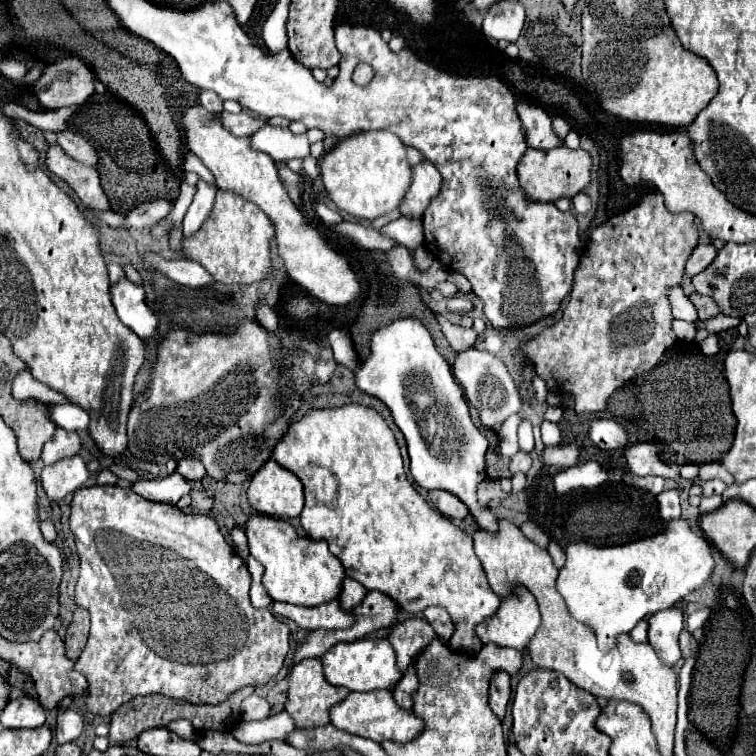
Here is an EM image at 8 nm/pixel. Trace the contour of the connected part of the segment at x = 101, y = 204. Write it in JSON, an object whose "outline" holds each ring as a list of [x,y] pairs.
{"outline":[[[49,145],[47,169],[61,177],[85,205],[91,205],[95,211],[111,211],[111,205],[101,189],[97,169],[77,165],[77,161],[67,157],[59,145]]]}

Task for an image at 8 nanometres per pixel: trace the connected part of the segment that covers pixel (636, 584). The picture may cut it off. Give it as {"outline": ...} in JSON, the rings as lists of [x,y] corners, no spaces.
{"outline":[[[673,519],[665,523],[665,529],[657,535],[615,547],[595,547],[589,543],[571,543],[565,549],[567,561],[559,569],[557,591],[565,599],[567,611],[573,619],[589,625],[599,637],[601,645],[613,645],[613,637],[629,633],[639,619],[649,617],[651,613],[669,609],[675,601],[683,599],[687,593],[711,583],[715,571],[715,559],[711,555],[709,543],[699,537],[689,527],[687,519]]]}

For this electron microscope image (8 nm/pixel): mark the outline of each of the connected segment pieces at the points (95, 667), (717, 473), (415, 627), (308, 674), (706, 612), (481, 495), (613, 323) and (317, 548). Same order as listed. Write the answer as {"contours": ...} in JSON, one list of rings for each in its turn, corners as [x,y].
{"contours":[[[[91,485],[91,487],[81,487],[73,493],[71,501],[71,531],[75,535],[75,545],[77,553],[81,559],[81,569],[79,569],[79,581],[75,587],[75,603],[85,607],[91,615],[91,633],[87,639],[87,645],[81,653],[81,657],[75,663],[75,669],[85,675],[87,679],[87,695],[85,695],[85,705],[91,713],[95,715],[111,715],[119,705],[125,701],[137,697],[137,695],[151,695],[151,693],[161,693],[173,699],[183,699],[193,705],[219,705],[223,703],[231,693],[237,689],[251,685],[259,687],[271,681],[279,669],[283,667],[283,661],[289,651],[289,627],[279,621],[269,609],[255,609],[249,601],[249,585],[251,585],[251,575],[247,571],[245,561],[229,547],[229,543],[223,539],[215,519],[211,515],[193,515],[193,513],[183,513],[175,505],[167,503],[155,503],[147,501],[141,495],[137,495],[131,489],[121,489],[117,485]]],[[[709,463],[701,467],[701,479],[723,479],[725,483],[733,483],[733,477],[729,477],[729,473],[725,473],[717,463]]],[[[411,617],[407,621],[393,625],[387,635],[387,641],[391,643],[397,655],[399,671],[405,673],[415,653],[425,649],[435,637],[437,635],[425,617]]],[[[303,659],[297,665],[293,665],[289,673],[289,689],[287,689],[287,701],[285,701],[285,711],[291,715],[295,727],[317,727],[317,725],[327,725],[329,723],[329,709],[343,701],[345,695],[349,695],[347,689],[333,687],[325,681],[321,673],[321,661],[317,659]]],[[[703,607],[703,609],[699,609],[699,611],[693,611],[693,613],[691,613],[691,619],[687,619],[687,631],[693,633],[695,629],[703,627],[709,617],[711,617],[711,607]]],[[[485,479],[485,481],[481,481],[479,487],[477,487],[477,501],[481,503],[481,507],[487,507],[489,501],[491,501],[493,497],[501,497],[501,499],[505,499],[507,496],[507,493],[501,491],[497,479]]],[[[661,193],[647,195],[633,209],[609,219],[592,231],[575,269],[573,291],[563,317],[523,343],[527,359],[533,361],[533,367],[537,375],[547,383],[549,393],[573,395],[577,413],[601,411],[605,409],[611,393],[617,389],[617,383],[633,379],[653,369],[661,361],[665,345],[673,345],[677,339],[671,329],[673,315],[665,293],[671,285],[681,283],[685,261],[695,249],[697,237],[699,231],[695,217],[691,213],[669,213]]],[[[253,513],[247,519],[245,533],[249,539],[251,557],[255,557],[265,567],[263,585],[267,593],[273,597],[273,601],[315,607],[339,595],[345,569],[341,561],[329,553],[325,541],[299,537],[287,521],[279,521],[261,513]]]]}

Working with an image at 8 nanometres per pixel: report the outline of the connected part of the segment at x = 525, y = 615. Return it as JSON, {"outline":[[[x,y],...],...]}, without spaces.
{"outline":[[[515,587],[501,599],[497,613],[475,627],[475,633],[483,645],[495,643],[499,647],[525,651],[539,627],[539,621],[535,597],[525,587]]]}

